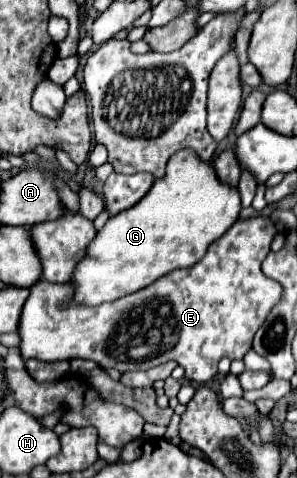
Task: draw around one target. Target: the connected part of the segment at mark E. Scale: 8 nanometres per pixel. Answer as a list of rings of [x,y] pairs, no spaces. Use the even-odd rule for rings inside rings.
[[[269,217],[237,221],[235,225],[229,227],[225,235],[221,235],[217,241],[213,241],[213,245],[209,245],[205,257],[193,267],[175,269],[163,275],[157,283],[151,283],[141,291],[135,291],[117,301],[103,303],[97,307],[75,305],[73,301],[65,305],[73,291],[69,283],[57,285],[57,283],[37,281],[31,287],[31,295],[23,305],[21,319],[17,325],[17,335],[21,337],[19,343],[21,357],[45,361],[45,363],[91,359],[105,371],[117,369],[121,373],[139,371],[139,369],[145,371],[173,359],[185,369],[187,379],[199,383],[209,381],[215,375],[221,357],[243,359],[243,355],[251,349],[253,335],[265,321],[273,303],[279,303],[281,285],[269,279],[261,271],[261,263],[269,253],[273,235],[275,235],[275,225],[271,223]],[[61,303],[65,305],[65,309],[59,307]]]

